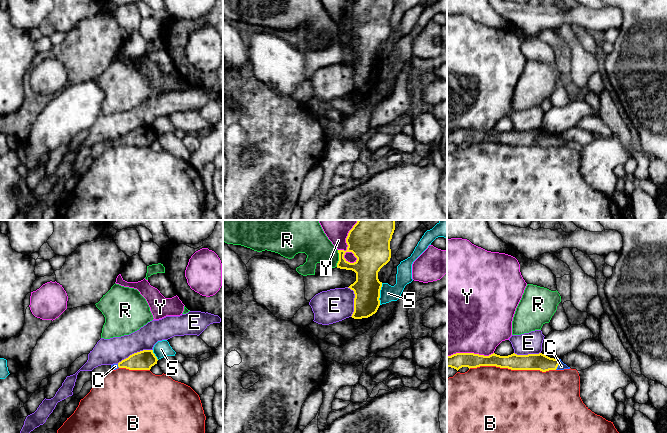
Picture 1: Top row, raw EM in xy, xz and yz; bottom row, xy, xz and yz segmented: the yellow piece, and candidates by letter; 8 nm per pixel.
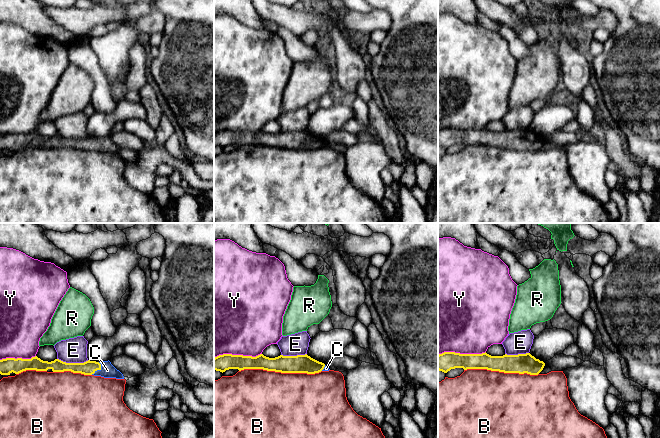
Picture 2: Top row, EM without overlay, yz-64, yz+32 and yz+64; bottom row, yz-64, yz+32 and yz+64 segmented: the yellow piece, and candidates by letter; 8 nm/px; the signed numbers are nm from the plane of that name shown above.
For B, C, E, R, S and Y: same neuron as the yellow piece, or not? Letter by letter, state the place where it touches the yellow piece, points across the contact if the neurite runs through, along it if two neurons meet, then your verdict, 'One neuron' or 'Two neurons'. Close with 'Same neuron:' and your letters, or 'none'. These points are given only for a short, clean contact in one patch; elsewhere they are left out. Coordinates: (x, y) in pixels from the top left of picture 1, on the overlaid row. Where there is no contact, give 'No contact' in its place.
B: Touches yellow at yz (512, 369). Two neurons
C: Touches yellow at yz (558, 364). Path across: yz (541, 362), (558, 364), (561, 366). One neuron
E: Touches yellow at xy (134, 353). Boundary: xy (152, 349), (134, 352), (117, 363). Two neurons
R: Touches yellow at xz (339, 258). Boundary: xz (338, 250), (336, 266). Two neurons
S: Touches yellow at xz (379, 294). Two neurons
Y: Touches yellow at xz (346, 242). Two neurons
Same neuron: C

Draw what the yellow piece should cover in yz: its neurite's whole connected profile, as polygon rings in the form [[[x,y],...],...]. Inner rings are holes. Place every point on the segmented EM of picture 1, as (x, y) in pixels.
[[[456,353],[447,356],[447,367],[456,369],[462,367],[477,368],[480,366],[496,366],[511,370],[549,370],[570,369],[561,359],[550,358],[542,353],[517,355],[515,353],[508,356],[500,356],[495,353],[484,356],[474,353]]]

